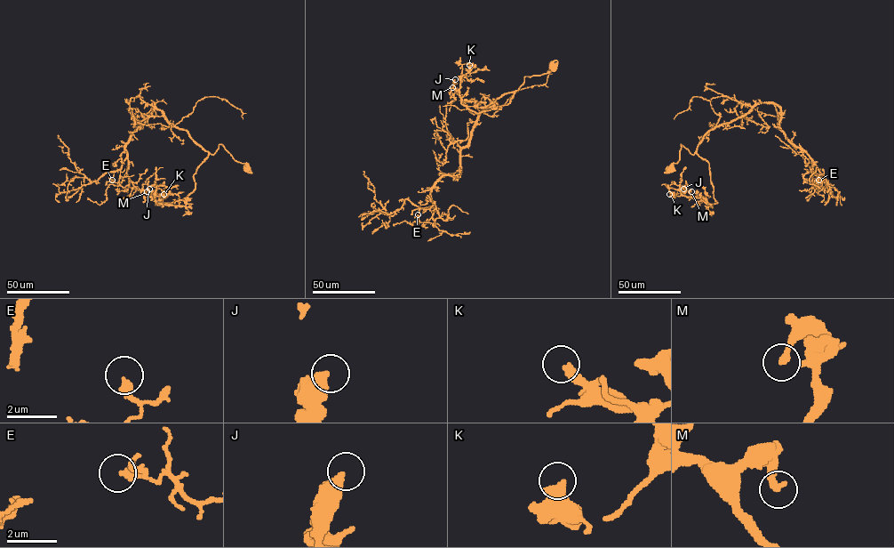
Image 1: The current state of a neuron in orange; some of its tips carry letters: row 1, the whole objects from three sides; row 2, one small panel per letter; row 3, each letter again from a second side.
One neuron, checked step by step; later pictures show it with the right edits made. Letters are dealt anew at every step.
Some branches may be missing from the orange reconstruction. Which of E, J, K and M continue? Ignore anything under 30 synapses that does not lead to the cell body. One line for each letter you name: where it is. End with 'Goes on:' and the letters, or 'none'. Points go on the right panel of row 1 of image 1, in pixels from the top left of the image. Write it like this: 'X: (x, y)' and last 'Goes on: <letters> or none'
Goes on: none

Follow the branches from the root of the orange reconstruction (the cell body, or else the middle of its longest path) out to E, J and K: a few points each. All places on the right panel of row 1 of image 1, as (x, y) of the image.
E: (670, 169), (681, 144), (694, 155), (709, 130), (774, 102), (779, 128), (826, 185), (818, 180)
J: (670, 169), (679, 161), (681, 144), (705, 159), (717, 202), (709, 205), (683, 189)
K: (670, 169), (679, 161), (681, 144), (705, 159), (717, 202), (709, 205), (699, 198), (669, 194)

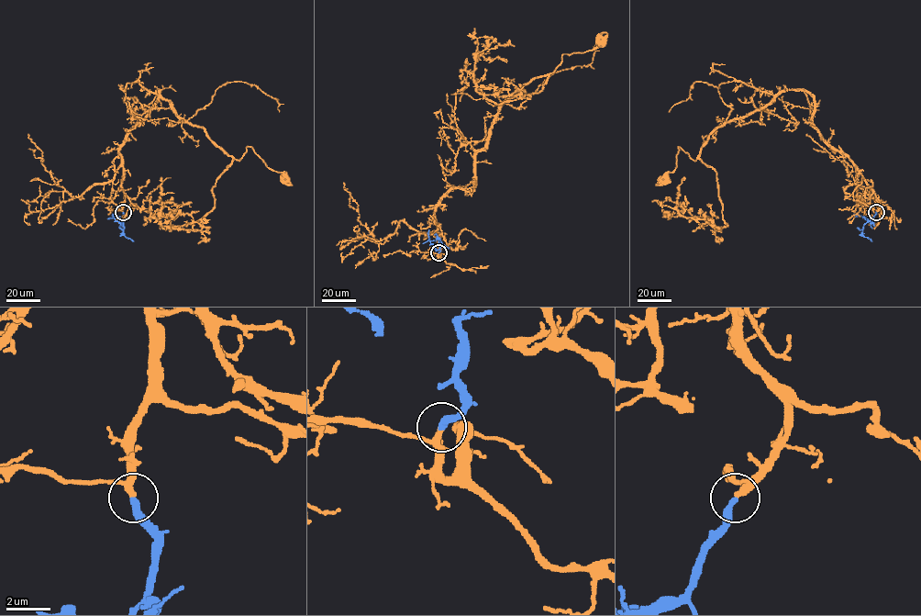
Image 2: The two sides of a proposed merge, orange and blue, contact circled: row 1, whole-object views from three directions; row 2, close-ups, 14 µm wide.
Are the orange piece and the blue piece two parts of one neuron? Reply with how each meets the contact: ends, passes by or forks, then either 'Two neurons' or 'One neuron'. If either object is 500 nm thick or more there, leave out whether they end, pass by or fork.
At the ring orange passes by. At the ring blue ends. One neuron

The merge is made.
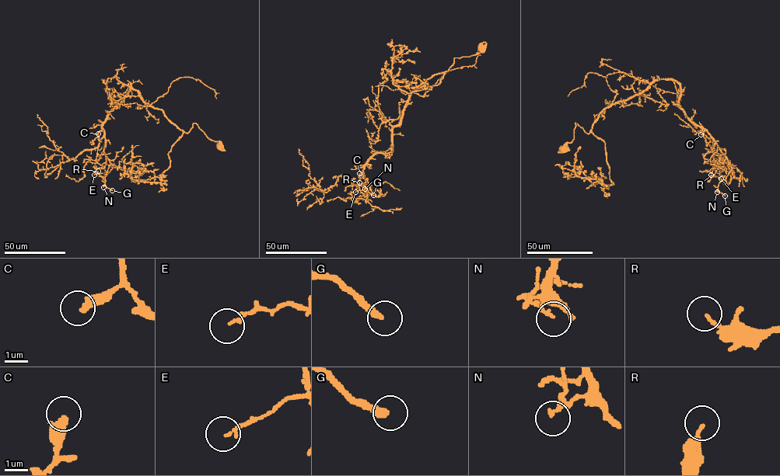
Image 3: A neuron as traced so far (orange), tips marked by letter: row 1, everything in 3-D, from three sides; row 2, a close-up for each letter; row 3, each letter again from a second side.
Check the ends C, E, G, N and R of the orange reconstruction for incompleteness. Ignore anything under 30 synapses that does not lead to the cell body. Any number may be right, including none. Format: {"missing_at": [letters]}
{"missing_at": ["C", "G"]}

